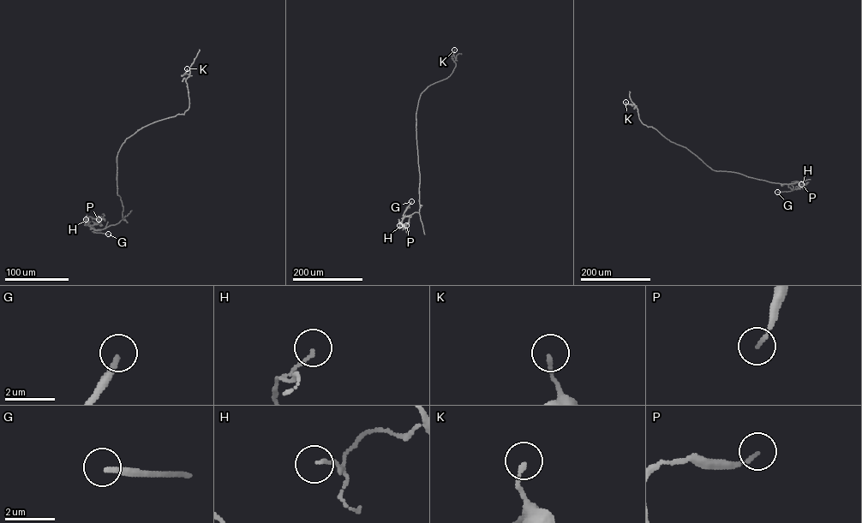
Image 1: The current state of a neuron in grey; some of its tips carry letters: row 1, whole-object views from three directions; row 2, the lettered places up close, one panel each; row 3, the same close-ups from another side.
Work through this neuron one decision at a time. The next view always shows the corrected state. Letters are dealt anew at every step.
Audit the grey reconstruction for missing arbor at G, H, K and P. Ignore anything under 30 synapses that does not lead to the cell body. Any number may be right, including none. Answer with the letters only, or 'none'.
G

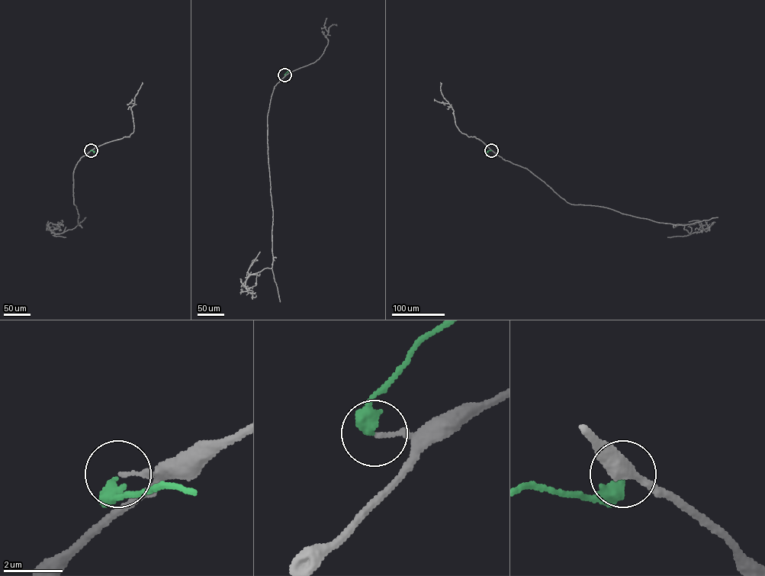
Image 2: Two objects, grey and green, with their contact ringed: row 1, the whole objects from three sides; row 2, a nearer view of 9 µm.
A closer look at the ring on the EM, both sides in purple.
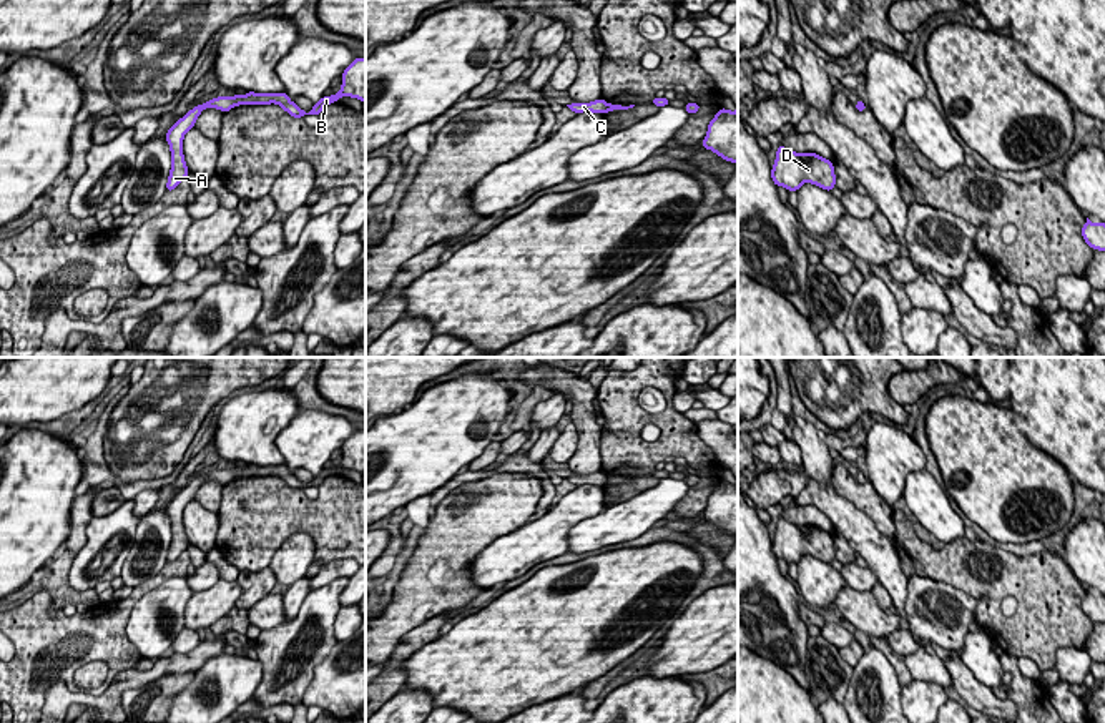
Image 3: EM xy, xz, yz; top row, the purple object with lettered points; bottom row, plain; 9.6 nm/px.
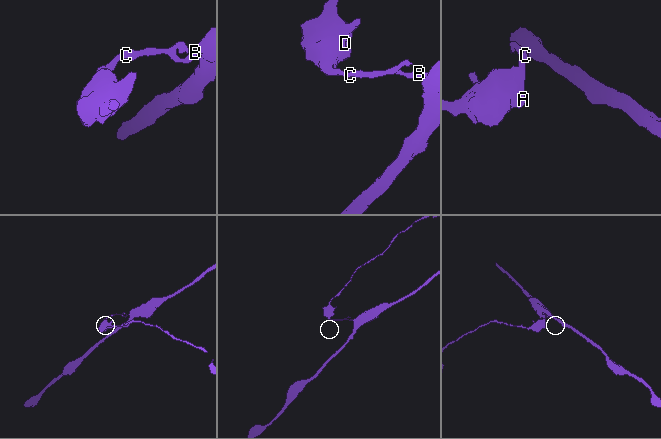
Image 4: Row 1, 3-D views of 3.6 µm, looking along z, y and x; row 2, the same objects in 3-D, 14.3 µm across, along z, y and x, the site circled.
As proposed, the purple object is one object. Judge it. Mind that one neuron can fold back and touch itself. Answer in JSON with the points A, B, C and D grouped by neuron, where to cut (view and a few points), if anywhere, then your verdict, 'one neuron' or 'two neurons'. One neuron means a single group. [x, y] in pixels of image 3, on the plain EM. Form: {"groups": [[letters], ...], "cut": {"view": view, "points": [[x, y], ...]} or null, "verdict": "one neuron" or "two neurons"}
{"groups": [["A", "B", "C", "D"]], "cut": null, "verdict": "one neuron"}

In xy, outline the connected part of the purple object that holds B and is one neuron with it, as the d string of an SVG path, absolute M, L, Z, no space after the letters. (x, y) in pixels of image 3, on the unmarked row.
M354 430L354 434L344 442L341 447L342 459L341 464L331 469L322 469L309 485L301 482L296 475L289 472L289 469L282 465L254 465L248 464L244 469L218 469L203 477L194 479L189 482L183 490L179 490L168 504L166 514L171 522L171 543L166 555L166 563L173 563L183 552L188 550L188 539L183 527L183 510L188 502L194 499L199 485L204 480L218 480L223 485L229 484L238 477L269 477L276 475L284 484L287 484L294 490L302 490L304 487L317 487L322 480L329 475L336 475L341 469L352 469L361 474L366 474L366 430Z

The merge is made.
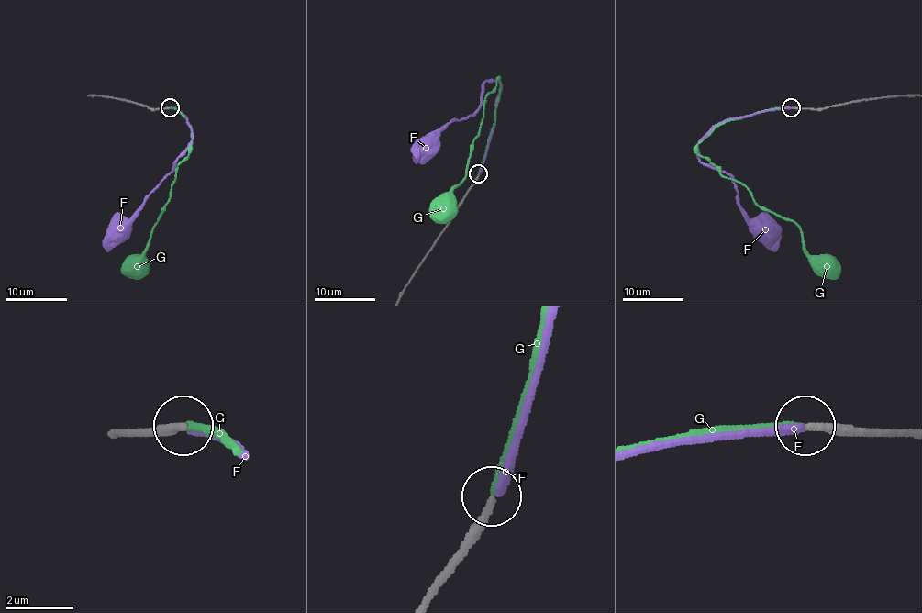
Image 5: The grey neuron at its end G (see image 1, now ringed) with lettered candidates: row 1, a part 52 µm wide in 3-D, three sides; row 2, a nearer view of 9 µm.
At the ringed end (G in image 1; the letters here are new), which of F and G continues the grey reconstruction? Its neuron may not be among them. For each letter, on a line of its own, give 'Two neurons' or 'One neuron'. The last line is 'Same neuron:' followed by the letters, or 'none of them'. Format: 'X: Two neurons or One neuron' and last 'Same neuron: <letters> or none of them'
F: Two neurons
G: One neuron
Same neuron: G

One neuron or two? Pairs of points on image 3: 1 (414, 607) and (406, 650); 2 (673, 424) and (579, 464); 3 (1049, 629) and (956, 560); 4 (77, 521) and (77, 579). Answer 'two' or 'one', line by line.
1: one
2: two
3: one
4: two

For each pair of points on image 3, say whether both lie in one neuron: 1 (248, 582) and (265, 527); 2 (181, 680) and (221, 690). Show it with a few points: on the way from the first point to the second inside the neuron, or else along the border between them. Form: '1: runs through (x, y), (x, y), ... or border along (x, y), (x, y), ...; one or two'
1: border along (266, 565), (258, 570), (240, 572); two
2: border along (195, 672), (193, 678), (170, 705); two

